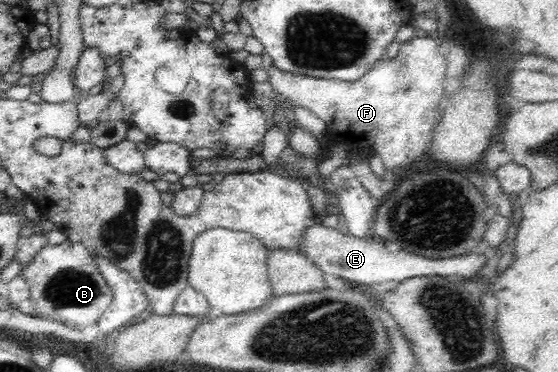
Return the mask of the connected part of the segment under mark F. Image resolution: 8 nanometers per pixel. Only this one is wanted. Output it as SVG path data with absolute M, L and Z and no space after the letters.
M417 33L415 37L402 42L396 58L384 57L378 60L369 72L366 72L355 82L343 82L336 79L312 79L310 76L292 75L281 72L274 66L268 70L269 82L272 88L287 98L287 103L300 106L316 114L324 122L324 134L326 142L320 143L316 157L306 157L296 151L291 145L286 145L268 169L281 174L293 174L297 178L308 179L319 172L328 150L336 146L345 146L351 156L357 152L366 152L368 158L378 156L384 164L384 169L394 166L406 166L415 158L418 158L427 150L426 144L430 137L430 131L435 128L434 117L437 116L440 101L444 96L444 83L446 80L447 61L442 52L438 50L438 41L427 34Z

